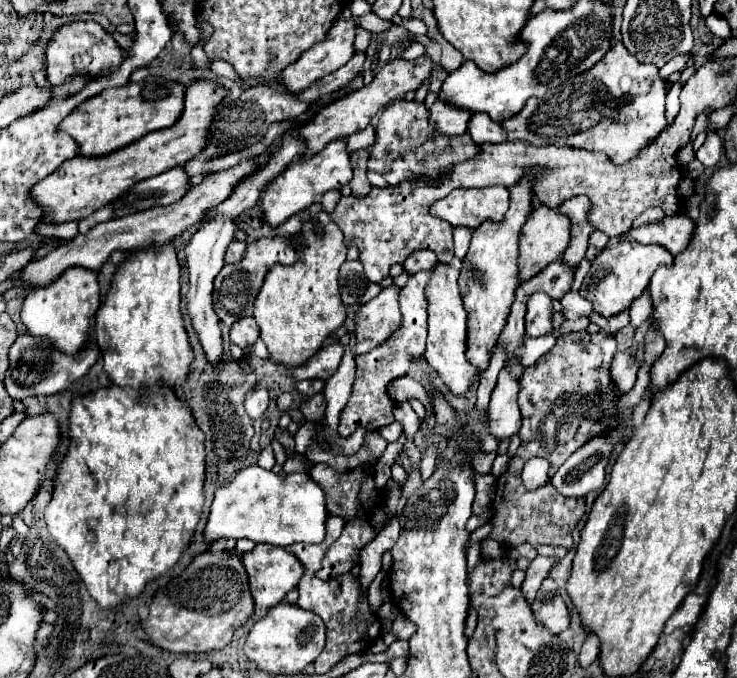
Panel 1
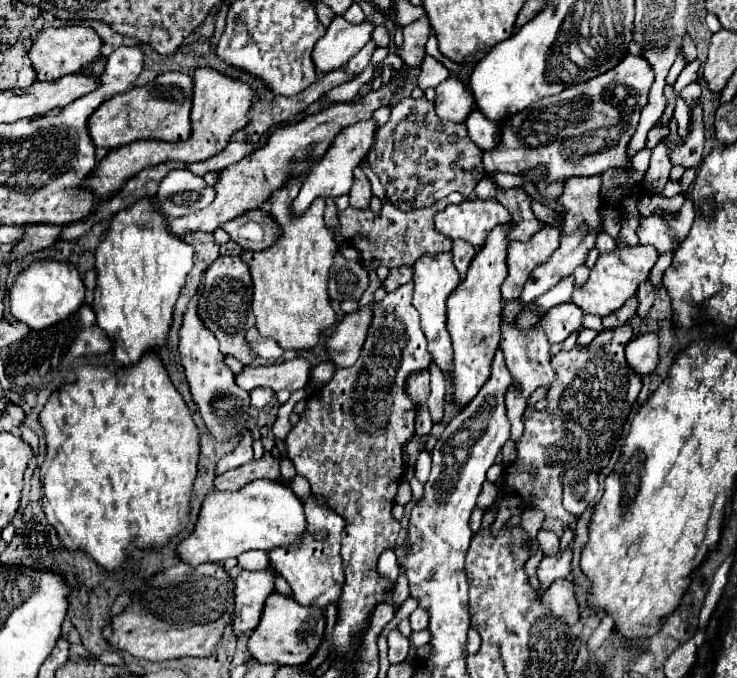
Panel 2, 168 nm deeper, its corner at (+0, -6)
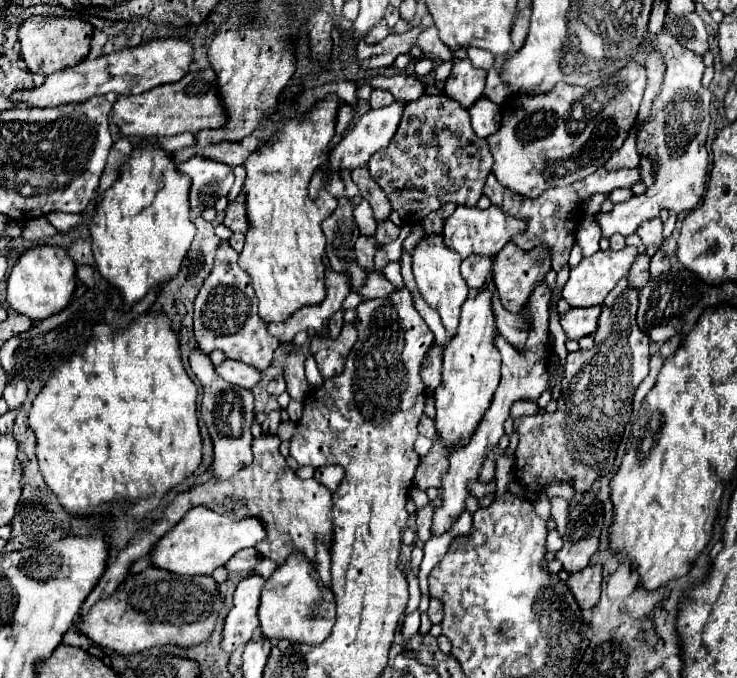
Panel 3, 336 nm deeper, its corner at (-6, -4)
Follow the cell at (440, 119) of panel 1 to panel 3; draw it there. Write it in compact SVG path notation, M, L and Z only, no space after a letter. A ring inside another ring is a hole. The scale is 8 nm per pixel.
M468 58L456 60L446 80L446 96L460 102L464 108L470 108L482 96L484 84L486 70L474 68Z

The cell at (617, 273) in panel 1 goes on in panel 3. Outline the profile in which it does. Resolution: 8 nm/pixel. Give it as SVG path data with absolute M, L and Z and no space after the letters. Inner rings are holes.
M622 248L618 252L614 250L598 250L594 256L586 256L580 260L578 266L572 266L570 268L570 278L568 282L564 284L562 288L562 298L572 306L572 308L588 308L588 306L596 306L596 304L602 304L604 298L608 296L608 292L618 284L620 278L628 276L634 260L636 260L638 252L636 248Z

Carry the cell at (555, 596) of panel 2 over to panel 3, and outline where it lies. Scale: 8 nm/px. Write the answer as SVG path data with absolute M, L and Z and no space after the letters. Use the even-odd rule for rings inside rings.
M590 564L588 568L584 568L576 574L570 574L570 578L566 580L568 588L576 596L582 610L592 608L598 602L600 582L602 582L602 566L600 564Z

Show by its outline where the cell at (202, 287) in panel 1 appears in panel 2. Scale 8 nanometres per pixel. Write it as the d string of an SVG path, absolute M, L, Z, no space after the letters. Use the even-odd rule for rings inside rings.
M202 286L196 290L196 296L188 302L186 314L182 316L180 358L186 370L190 392L202 414L202 420L218 440L228 440L246 426L250 412L250 394L236 384L236 374L226 366L224 354L218 350L218 340L214 338L214 334L210 334L210 330L206 330L206 326L202 326L202 320L198 318L196 312L200 294L202 294Z

